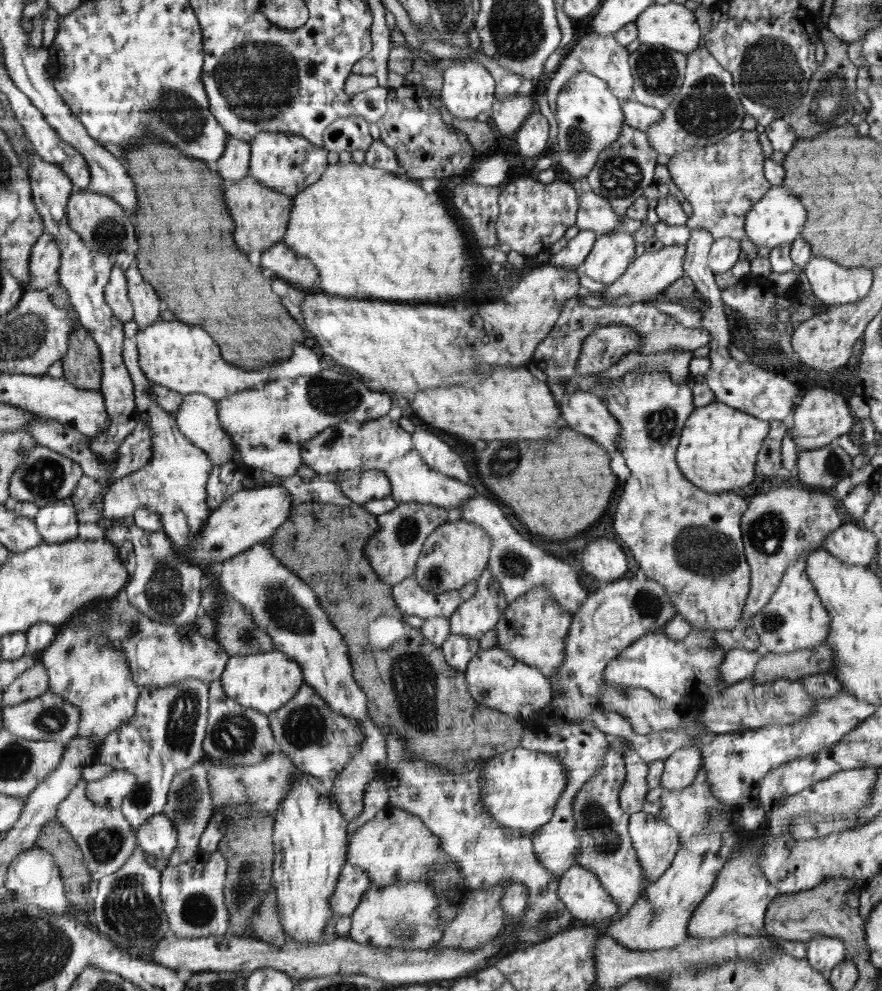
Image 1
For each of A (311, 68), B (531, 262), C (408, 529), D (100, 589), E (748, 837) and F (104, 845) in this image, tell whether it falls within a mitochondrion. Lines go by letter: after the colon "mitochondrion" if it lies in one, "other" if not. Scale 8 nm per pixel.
A: other
B: other
C: mitochondrion
D: other
E: other
F: mitochondrion

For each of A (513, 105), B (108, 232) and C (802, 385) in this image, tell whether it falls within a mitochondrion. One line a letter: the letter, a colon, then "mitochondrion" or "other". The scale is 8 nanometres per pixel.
A: other
B: mitochondrion
C: other

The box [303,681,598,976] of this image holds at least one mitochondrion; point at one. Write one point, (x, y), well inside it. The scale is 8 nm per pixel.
(399, 929)

